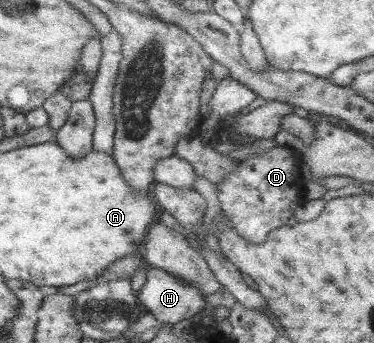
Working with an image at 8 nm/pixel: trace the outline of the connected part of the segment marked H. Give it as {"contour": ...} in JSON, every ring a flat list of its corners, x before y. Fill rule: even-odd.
{"contour":[[146,266,146,282,142,289,137,293,141,304,145,306,147,312,163,324,177,324,178,321,191,318,205,308,205,298,198,288,193,284,187,284,184,280,169,274,165,270]]}

